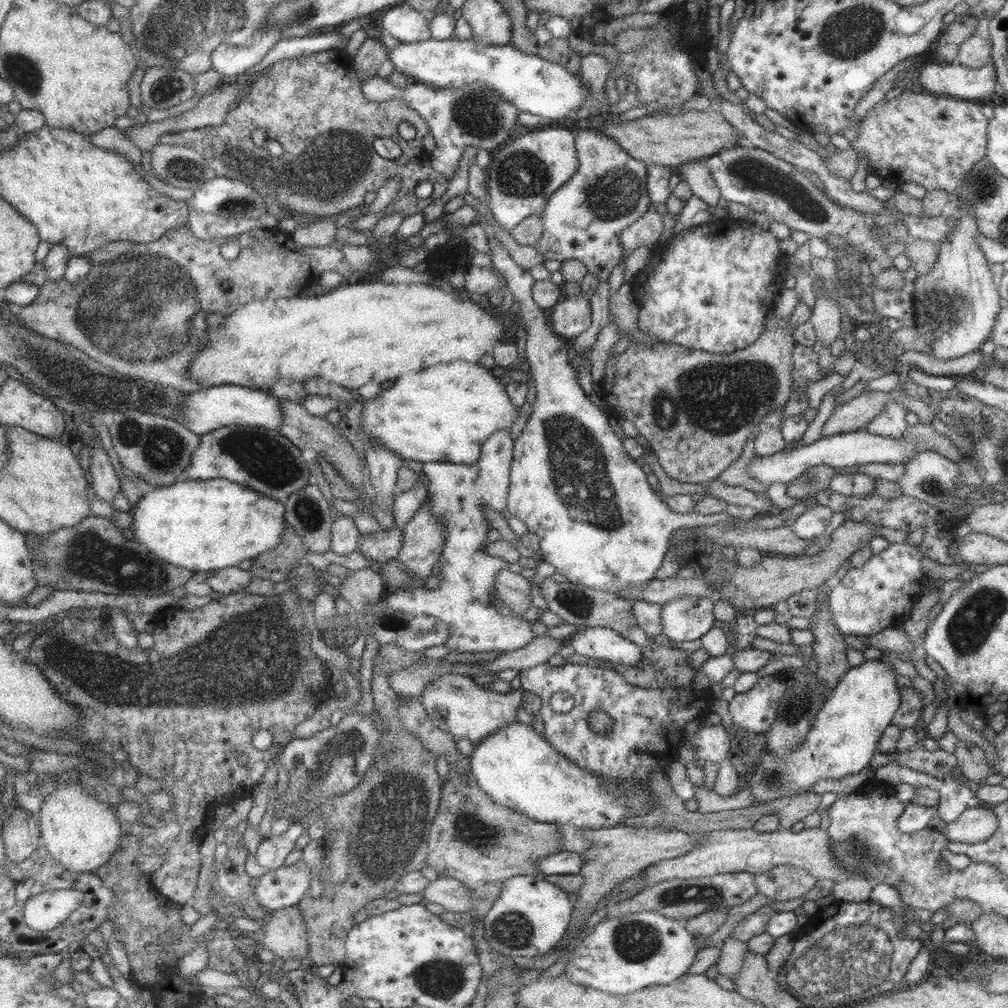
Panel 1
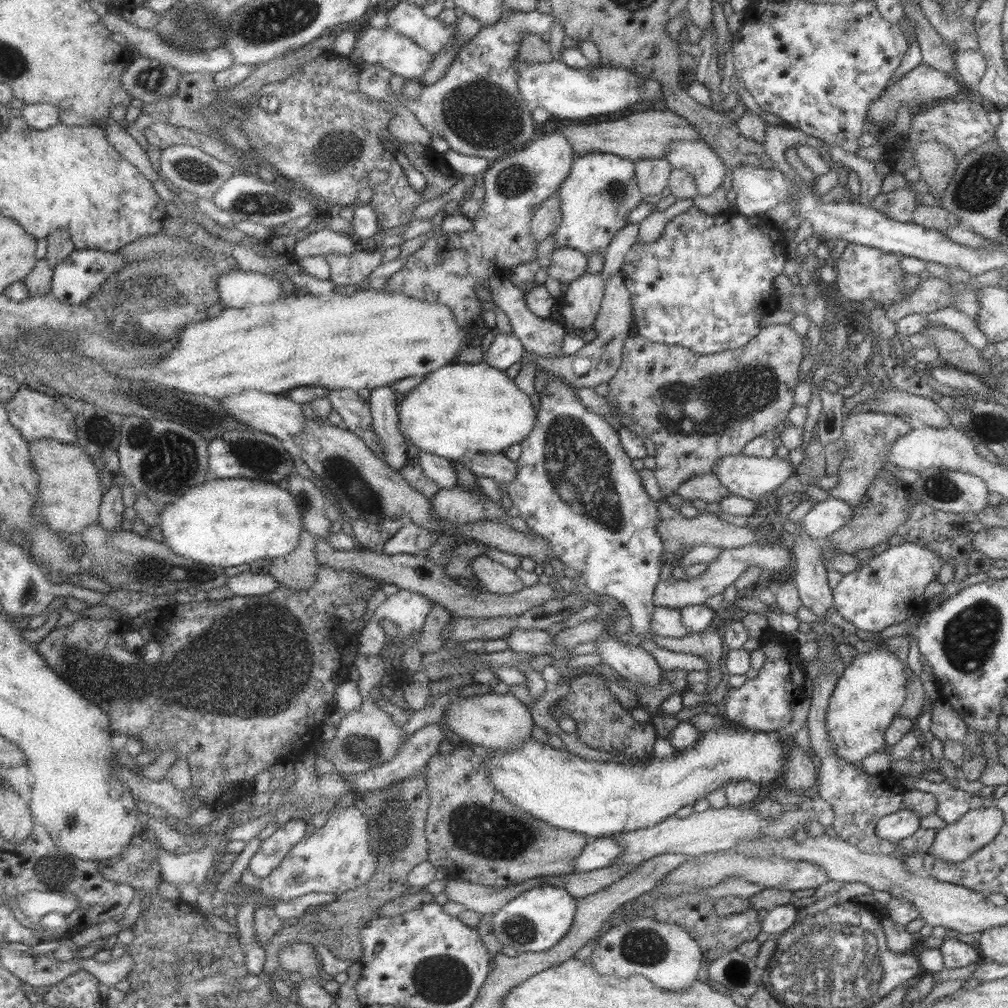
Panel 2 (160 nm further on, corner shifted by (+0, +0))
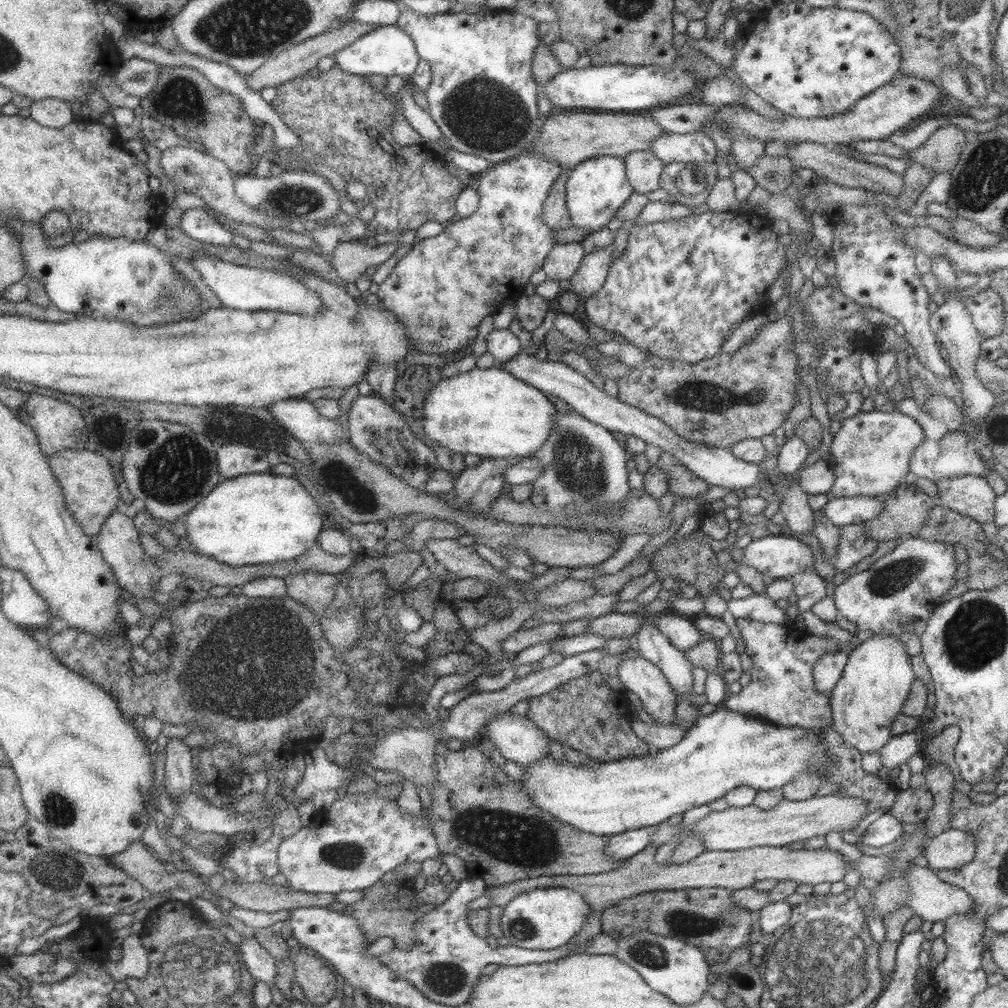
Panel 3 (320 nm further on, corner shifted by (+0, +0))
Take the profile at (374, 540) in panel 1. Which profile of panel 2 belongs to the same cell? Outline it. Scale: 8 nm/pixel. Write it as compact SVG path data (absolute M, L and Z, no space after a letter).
M408 521L385 541L383 551L385 554L423 554L436 541L434 531L419 527Z

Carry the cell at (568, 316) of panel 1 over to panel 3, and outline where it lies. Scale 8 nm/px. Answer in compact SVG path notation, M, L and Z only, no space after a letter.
M613 245L585 254L569 279L570 291L577 294L578 300L587 300L603 284L610 262L612 262Z

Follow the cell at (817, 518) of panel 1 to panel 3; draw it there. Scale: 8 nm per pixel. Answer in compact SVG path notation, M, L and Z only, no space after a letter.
M875 496L839 497L827 500L821 516L837 528L849 524L863 524L883 511L883 500Z

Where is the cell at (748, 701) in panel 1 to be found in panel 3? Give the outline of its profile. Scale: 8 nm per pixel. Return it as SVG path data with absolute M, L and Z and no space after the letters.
M734 618L735 626L739 630L741 640L745 643L744 654L752 660L753 668L750 670L750 681L741 687L735 694L728 694L722 703L733 712L740 712L779 725L780 727L801 727L819 731L832 724L831 707L828 696L819 692L814 685L813 665L823 655L837 653L837 644L831 638L821 638L802 632L801 630L788 629L785 625L764 623L753 619Z

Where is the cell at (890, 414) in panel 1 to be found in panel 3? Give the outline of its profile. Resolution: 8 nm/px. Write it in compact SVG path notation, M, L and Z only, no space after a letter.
M884 408L881 411L859 411L855 415L841 421L839 430L832 438L826 459L831 463L834 472L834 483L830 492L835 498L853 496L887 496L891 494L904 476L910 471L910 456L912 450L924 438L919 424L898 409Z

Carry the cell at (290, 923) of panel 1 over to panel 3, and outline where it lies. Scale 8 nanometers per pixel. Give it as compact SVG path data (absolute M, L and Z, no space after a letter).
M301 950L294 953L293 978L309 1003L317 1007L334 998L337 978L333 968L310 951Z

